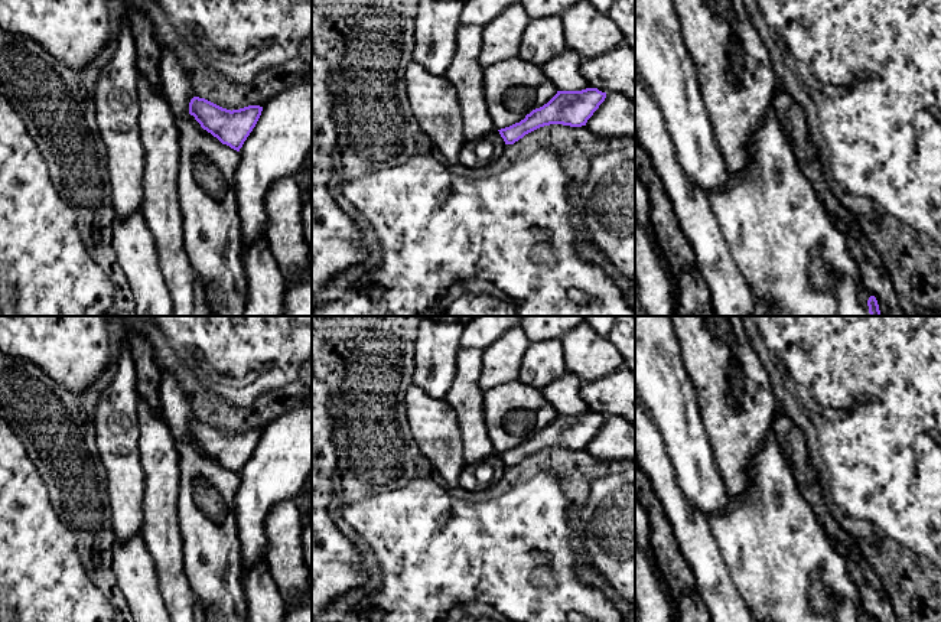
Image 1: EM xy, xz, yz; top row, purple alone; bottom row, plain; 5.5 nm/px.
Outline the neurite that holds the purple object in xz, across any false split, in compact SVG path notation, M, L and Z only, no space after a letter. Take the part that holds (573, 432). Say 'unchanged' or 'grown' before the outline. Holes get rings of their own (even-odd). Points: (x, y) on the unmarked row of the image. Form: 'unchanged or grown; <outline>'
unchanged; M598 411L582 414L557 414L543 430L533 433L524 443L498 453L505 468L514 468L525 457L550 447L570 450L586 449L587 443L605 424L606 416Z

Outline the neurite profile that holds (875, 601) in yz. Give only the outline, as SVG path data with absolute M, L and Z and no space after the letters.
M778 410L772 421L772 432L795 475L800 494L814 509L836 551L844 559L849 574L860 592L863 610L876 622L898 622L889 595L879 576L862 554L853 537L839 524L826 504L818 475L810 462L804 434L797 430L787 414Z

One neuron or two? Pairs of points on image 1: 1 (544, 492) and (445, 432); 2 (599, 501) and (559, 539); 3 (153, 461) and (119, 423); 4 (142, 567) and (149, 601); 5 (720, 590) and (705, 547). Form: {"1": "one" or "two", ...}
{"1": "two", "2": "two", "3": "two", "4": "one", "5": "one"}

